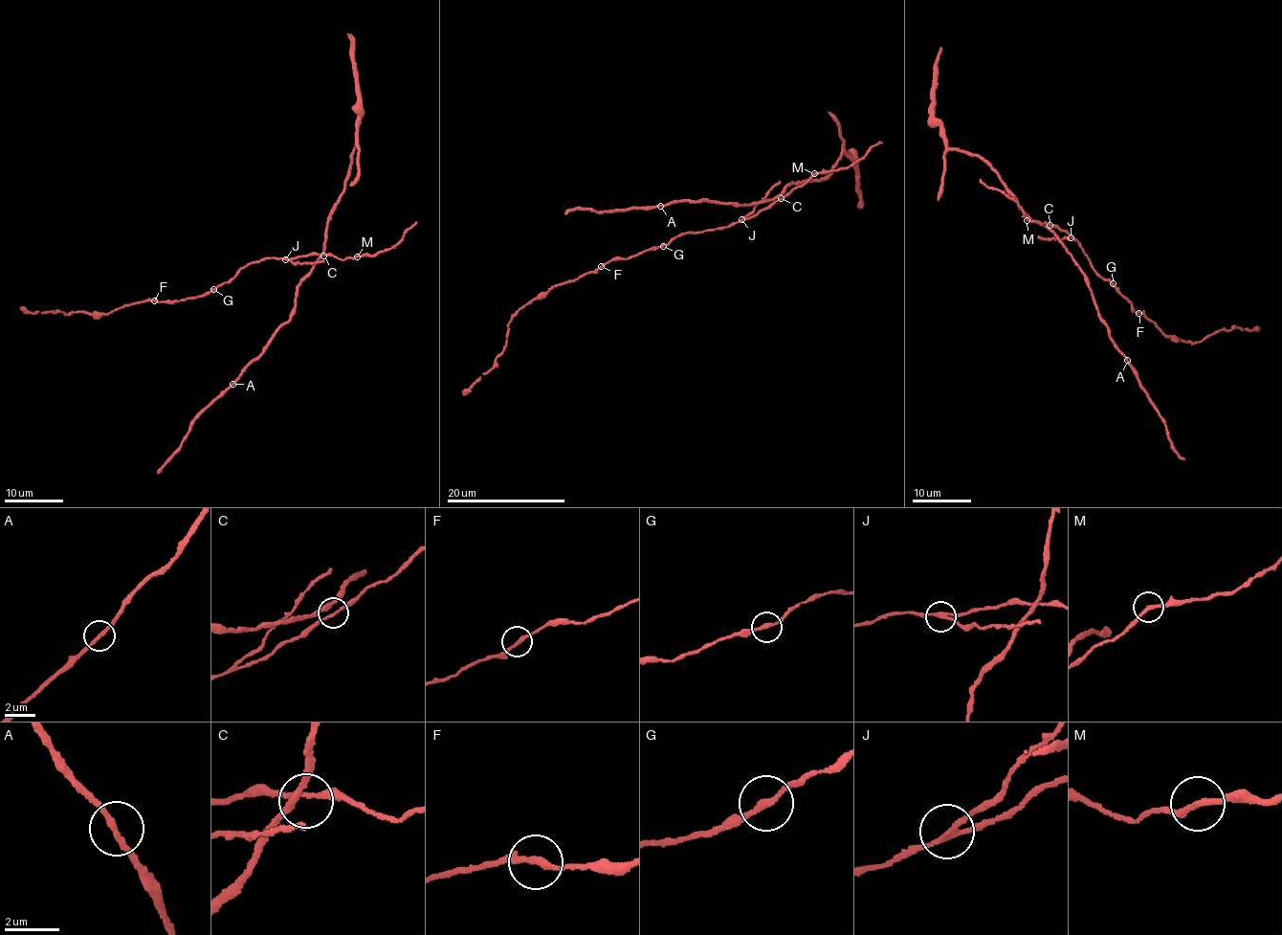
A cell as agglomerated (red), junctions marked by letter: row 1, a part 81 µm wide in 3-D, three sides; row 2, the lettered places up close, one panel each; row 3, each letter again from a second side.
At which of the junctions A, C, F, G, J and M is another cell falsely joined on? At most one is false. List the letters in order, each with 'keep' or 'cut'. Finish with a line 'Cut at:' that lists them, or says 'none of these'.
A: keep
C: keep
F: keep
G: keep
J: cut
M: keep
Cut at: J

